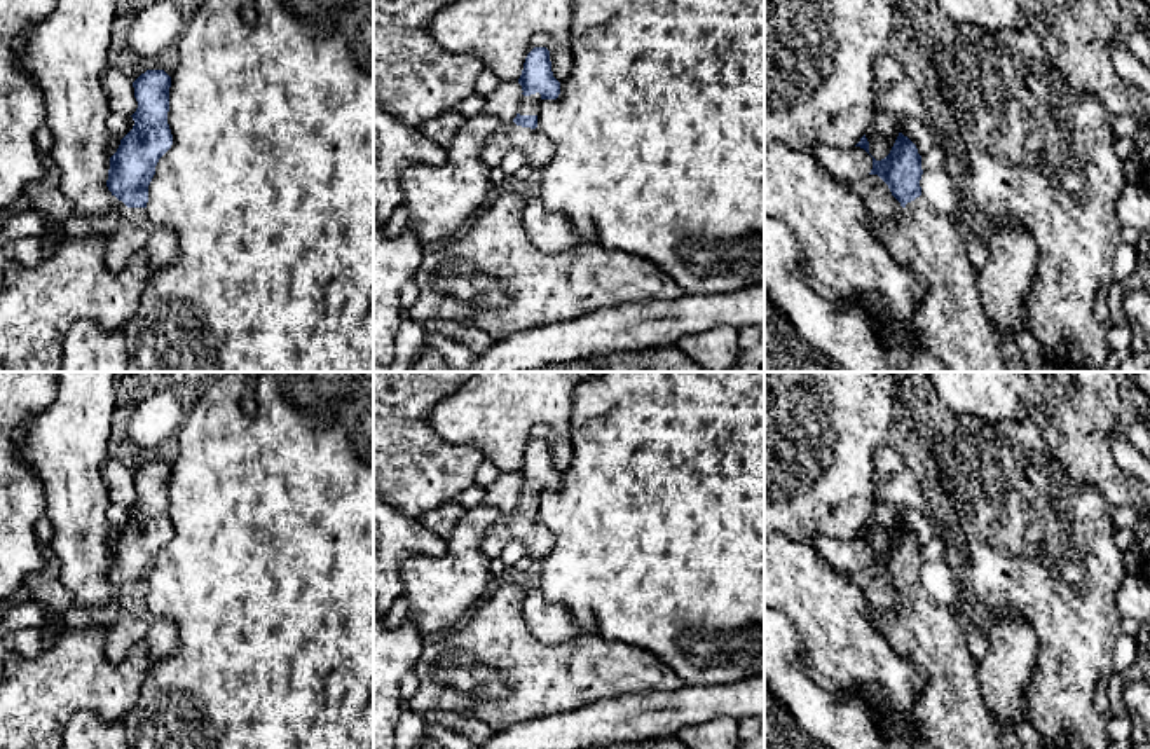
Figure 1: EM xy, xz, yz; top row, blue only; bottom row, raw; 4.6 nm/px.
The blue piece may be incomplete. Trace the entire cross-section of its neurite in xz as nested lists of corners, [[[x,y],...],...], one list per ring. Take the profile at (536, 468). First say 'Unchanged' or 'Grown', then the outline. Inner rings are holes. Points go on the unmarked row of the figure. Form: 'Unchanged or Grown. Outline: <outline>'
Grown. Outline: [[[534,438],[527,445],[518,475],[524,487],[517,508],[487,531],[480,548],[494,559],[501,555],[506,543],[520,539],[525,546],[525,562],[539,566],[553,548],[551,531],[537,520],[539,494],[557,491],[560,485],[560,473],[553,468],[546,438]]]

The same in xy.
Grown. Outline: [[[147,461],[133,473],[133,478],[138,492],[138,499],[131,506],[134,517],[110,548],[106,578],[119,590],[120,613],[117,622],[108,629],[105,651],[110,662],[122,662],[133,646],[147,642],[150,648],[150,663],[155,663],[176,651],[178,637],[176,623],[169,618],[155,616],[145,601],[155,557],[173,536],[173,526],[168,515],[171,468],[164,461]]]

